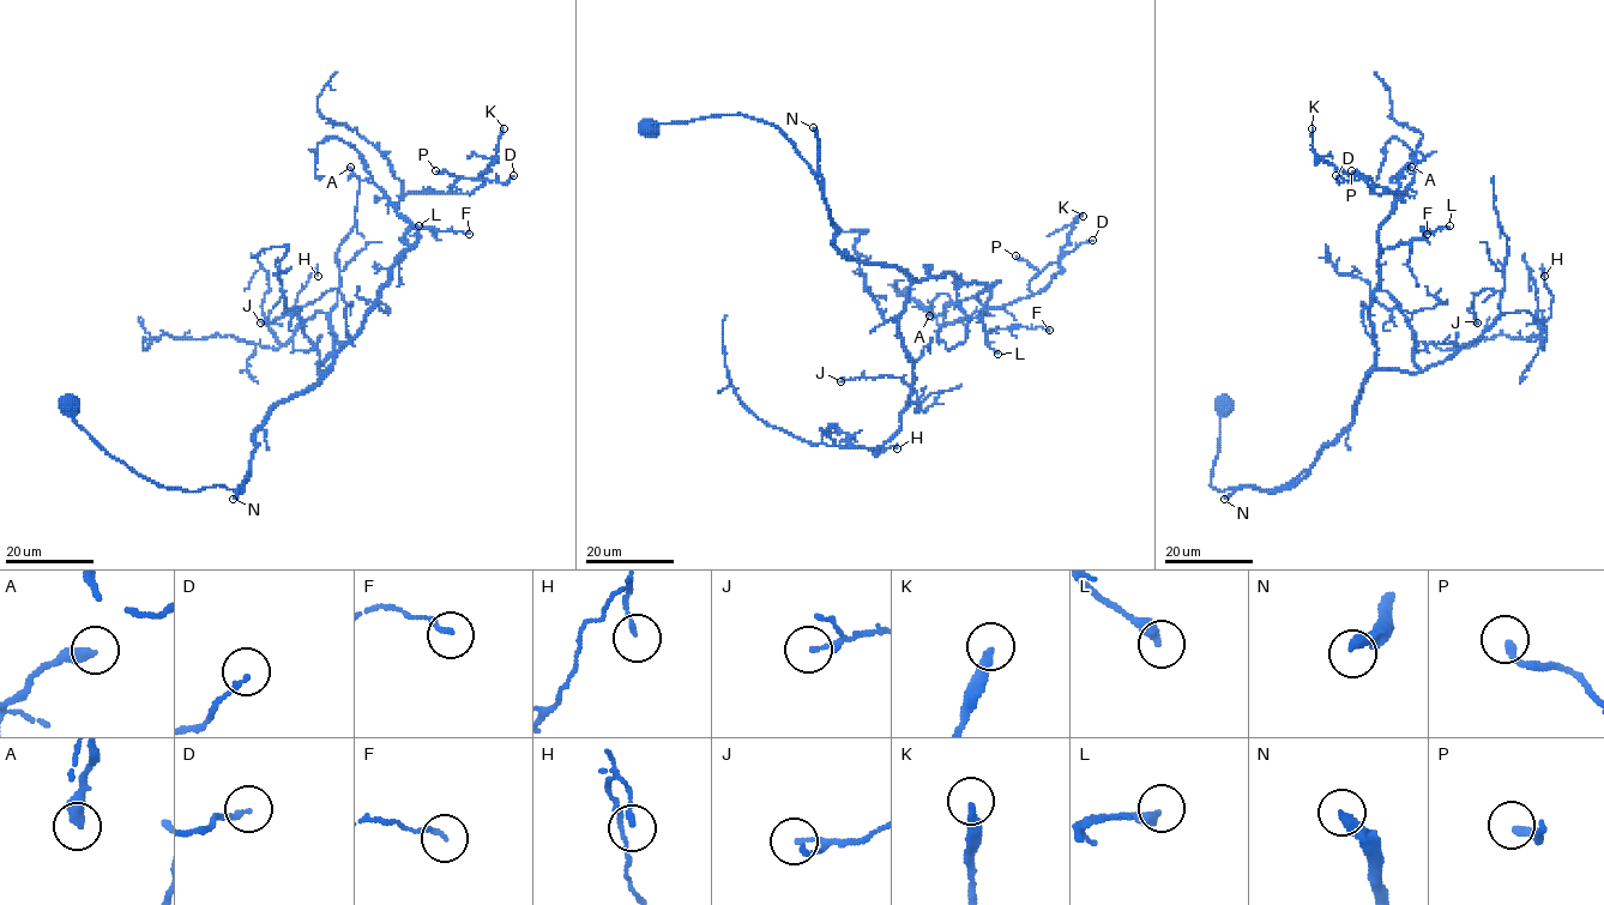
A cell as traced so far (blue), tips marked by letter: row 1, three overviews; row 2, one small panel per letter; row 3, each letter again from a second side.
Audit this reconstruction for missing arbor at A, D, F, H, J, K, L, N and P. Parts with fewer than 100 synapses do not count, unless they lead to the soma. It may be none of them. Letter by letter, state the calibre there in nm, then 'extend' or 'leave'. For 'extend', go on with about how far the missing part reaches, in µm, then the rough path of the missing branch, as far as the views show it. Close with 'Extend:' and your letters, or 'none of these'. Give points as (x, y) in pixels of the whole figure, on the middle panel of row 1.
A: calibre 400 nm; leave
D: calibre 140 nm; leave
F: calibre 150 nm; leave
H: calibre 120 nm; leave
J: calibre 90 nm; leave
K: calibre 280 nm; leave
L: calibre 320 nm; leave
N: calibre 320 nm; extend; missing 200 µm
P: calibre 240 nm; leave
Extend: N

